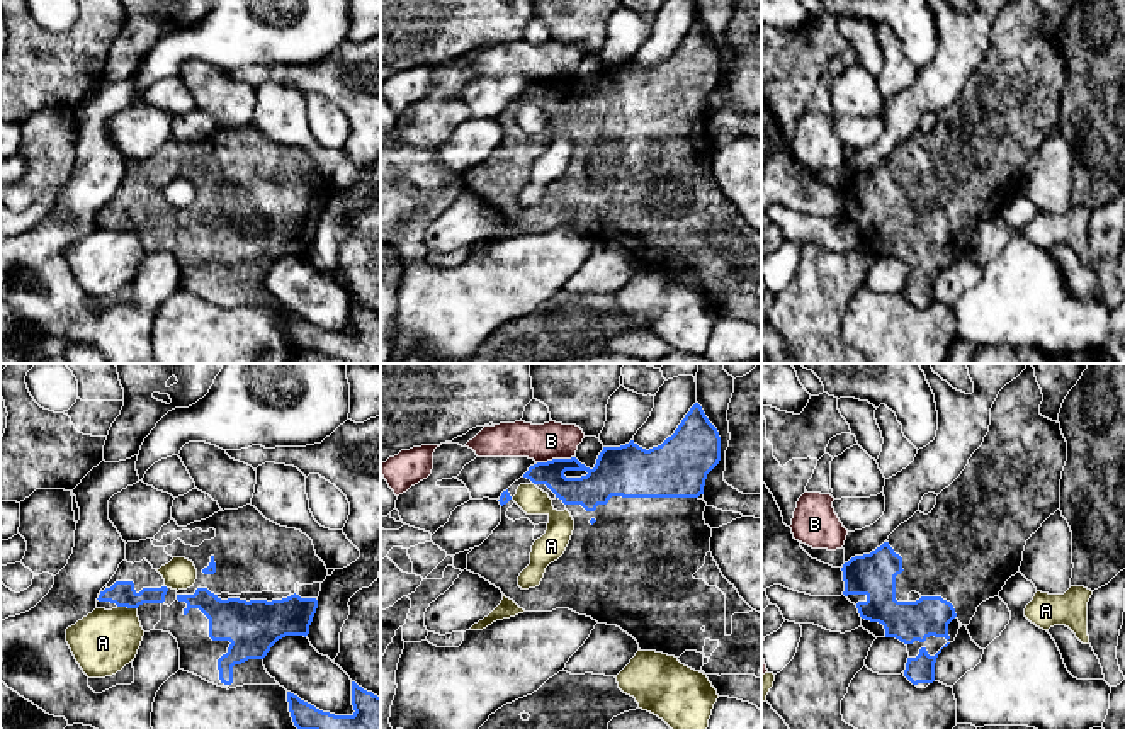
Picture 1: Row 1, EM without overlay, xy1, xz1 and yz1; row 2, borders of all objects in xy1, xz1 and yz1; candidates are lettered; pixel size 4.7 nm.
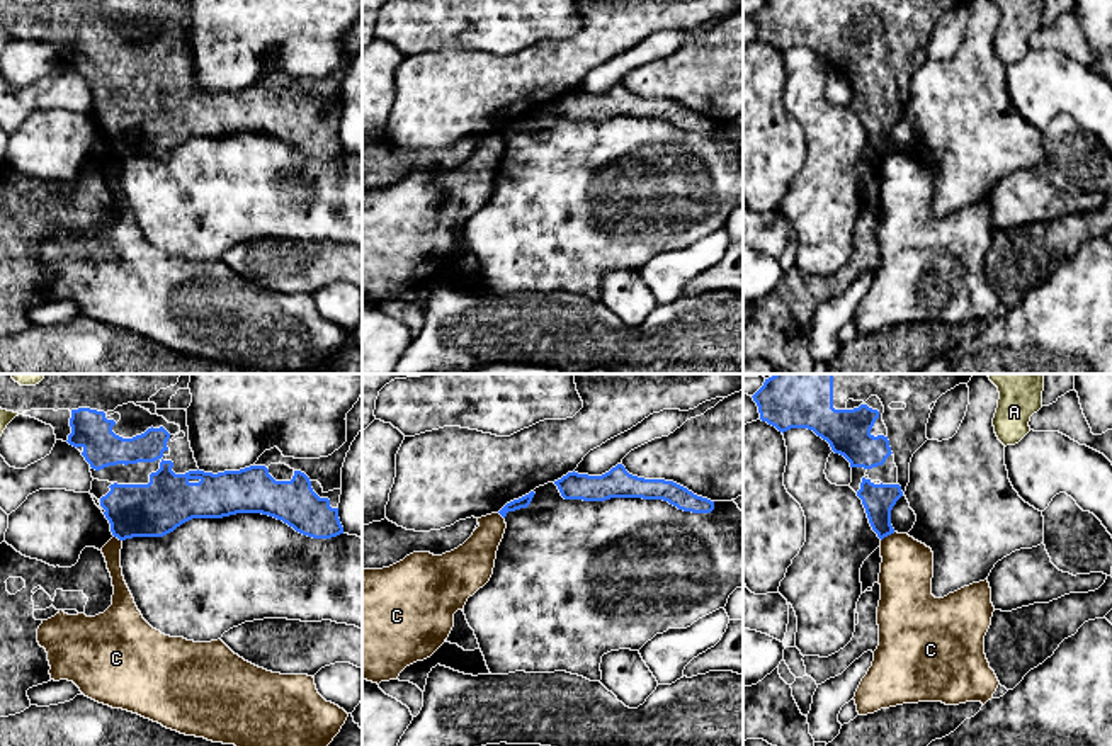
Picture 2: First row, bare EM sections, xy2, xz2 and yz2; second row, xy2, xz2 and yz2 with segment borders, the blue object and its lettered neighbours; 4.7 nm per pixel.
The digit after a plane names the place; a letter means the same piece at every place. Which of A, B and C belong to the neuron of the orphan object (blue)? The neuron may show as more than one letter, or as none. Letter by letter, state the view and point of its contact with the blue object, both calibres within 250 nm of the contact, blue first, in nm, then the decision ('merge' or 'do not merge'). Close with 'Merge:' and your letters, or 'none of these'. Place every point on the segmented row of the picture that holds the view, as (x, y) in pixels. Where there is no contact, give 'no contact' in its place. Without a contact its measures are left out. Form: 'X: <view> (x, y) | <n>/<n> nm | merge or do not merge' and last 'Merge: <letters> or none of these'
A: xy1 (128, 607) | 120/300 nm | do not merge
B: xz1 (554, 459) | 160/180 nm | do not merge
C: yz2 (888, 534) | 150/260 nm | do not merge
Merge: none of these

